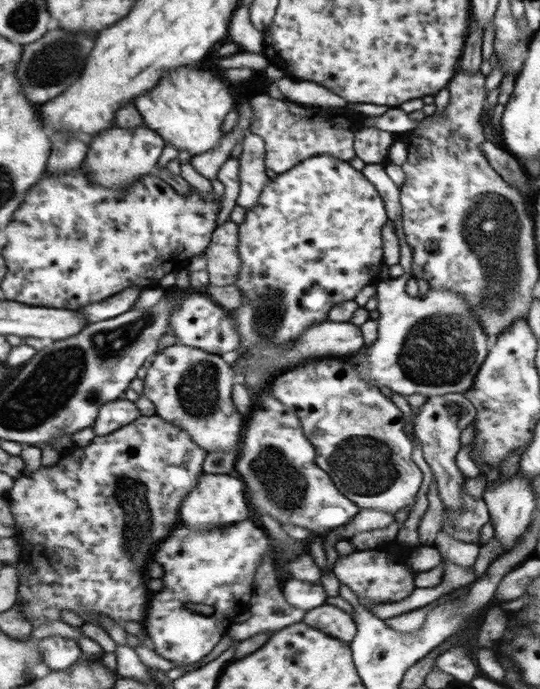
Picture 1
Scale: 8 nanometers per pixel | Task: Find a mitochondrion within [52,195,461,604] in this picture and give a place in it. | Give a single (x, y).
(368, 467)

